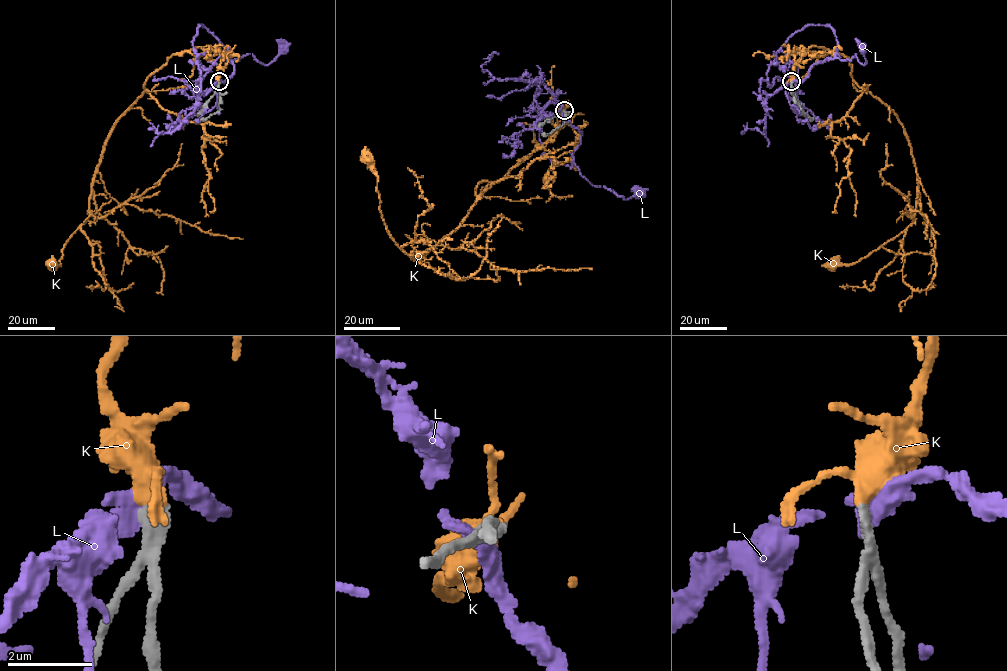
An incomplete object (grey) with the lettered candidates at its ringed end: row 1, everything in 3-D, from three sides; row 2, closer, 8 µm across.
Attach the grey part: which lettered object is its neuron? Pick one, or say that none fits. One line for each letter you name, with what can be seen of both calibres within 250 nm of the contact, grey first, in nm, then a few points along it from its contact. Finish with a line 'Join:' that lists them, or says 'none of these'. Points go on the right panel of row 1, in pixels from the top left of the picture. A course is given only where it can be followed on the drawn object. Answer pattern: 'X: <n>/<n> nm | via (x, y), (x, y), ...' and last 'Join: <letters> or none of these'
K: 380/380 nm | via (791, 82), (804, 48), (841, 53), (854, 81), (897, 116), (917, 175), (914, 220), (856, 262), (832, 264)
Join: K

